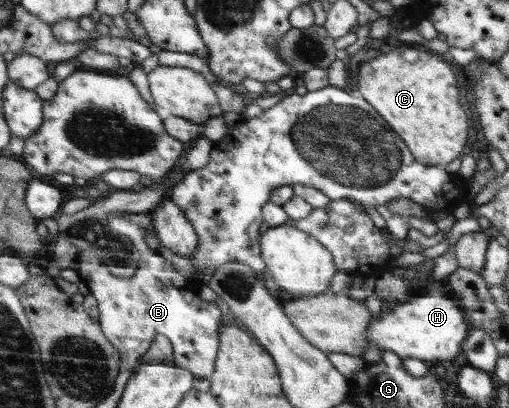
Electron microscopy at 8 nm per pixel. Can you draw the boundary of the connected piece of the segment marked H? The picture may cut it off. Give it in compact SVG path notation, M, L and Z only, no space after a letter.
M439 288L431 289L425 295L414 296L391 305L388 312L374 316L367 327L369 349L365 351L365 362L378 362L385 350L395 352L401 359L414 357L420 360L448 360L455 357L469 335L469 323L460 303L453 298L453 292Z

